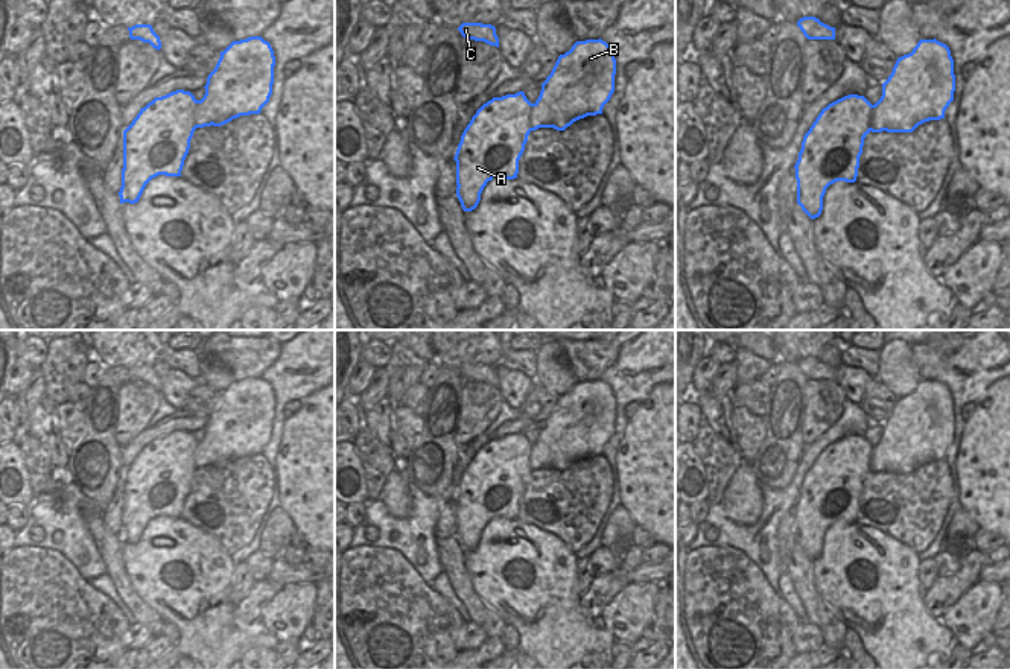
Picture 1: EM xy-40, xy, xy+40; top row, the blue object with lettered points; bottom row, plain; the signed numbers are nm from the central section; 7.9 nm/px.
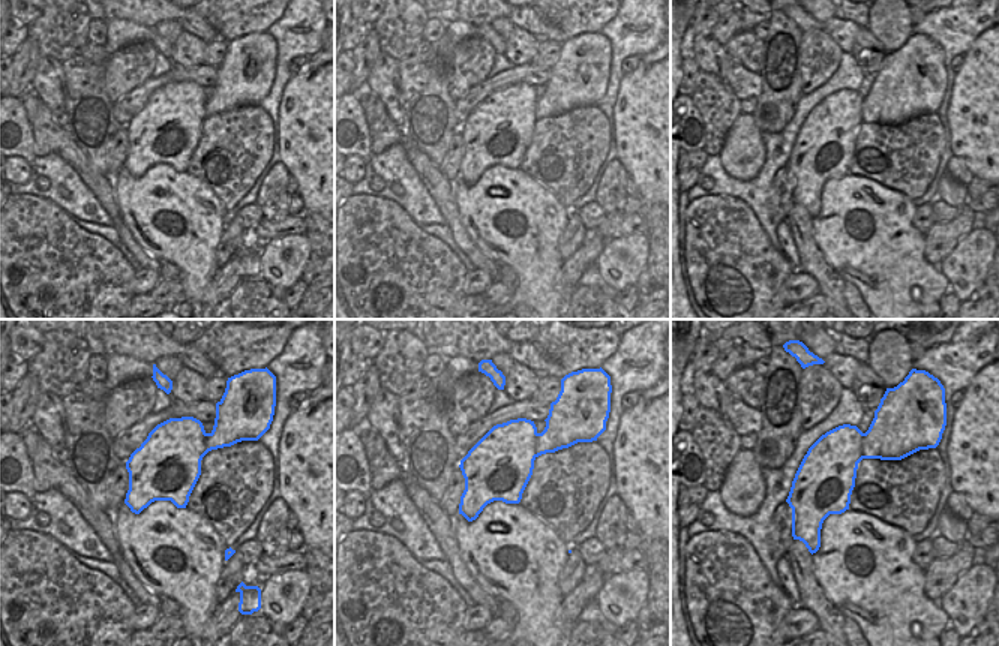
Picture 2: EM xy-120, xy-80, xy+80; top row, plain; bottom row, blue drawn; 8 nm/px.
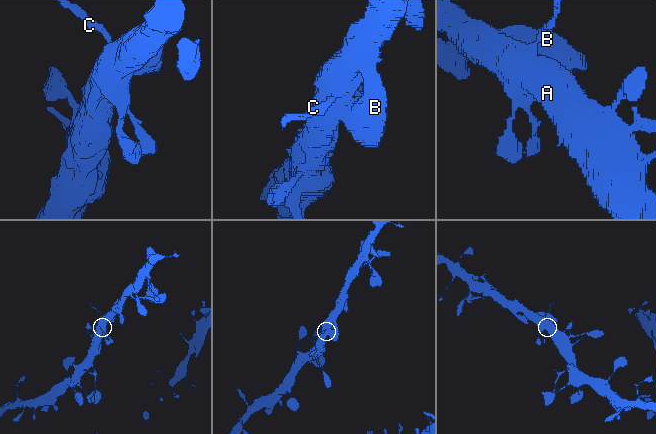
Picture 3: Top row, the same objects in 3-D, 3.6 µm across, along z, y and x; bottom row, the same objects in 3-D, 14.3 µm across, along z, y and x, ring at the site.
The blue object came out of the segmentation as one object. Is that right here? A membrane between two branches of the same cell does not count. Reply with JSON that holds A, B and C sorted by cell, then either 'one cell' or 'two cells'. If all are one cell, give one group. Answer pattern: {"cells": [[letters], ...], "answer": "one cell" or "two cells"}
{"cells": [["A", "B", "C"]], "answer": "one cell"}

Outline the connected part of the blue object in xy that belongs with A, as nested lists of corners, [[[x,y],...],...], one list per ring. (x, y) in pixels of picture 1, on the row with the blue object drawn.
[[[576,41],[558,56],[534,103],[523,91],[484,103],[464,129],[453,158],[462,210],[478,207],[484,187],[493,178],[517,178],[531,131],[564,131],[580,119],[602,114],[615,91],[615,75],[615,53],[605,41]]]

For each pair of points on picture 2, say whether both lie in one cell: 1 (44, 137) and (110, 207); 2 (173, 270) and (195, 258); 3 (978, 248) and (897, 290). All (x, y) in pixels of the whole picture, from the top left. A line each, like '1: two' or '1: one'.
1: one
2: two
3: two

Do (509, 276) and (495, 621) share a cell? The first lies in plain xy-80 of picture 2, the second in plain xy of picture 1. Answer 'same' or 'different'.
different

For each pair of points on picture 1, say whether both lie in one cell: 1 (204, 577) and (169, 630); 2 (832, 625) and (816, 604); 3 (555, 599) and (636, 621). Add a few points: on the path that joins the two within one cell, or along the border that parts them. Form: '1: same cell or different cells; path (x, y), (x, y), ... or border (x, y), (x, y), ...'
1: different cells; border (165, 621), (177, 628), (174, 645)
2: same cell; path (828, 621), (816, 608)
3: different cells; border (604, 627), (615, 639)

